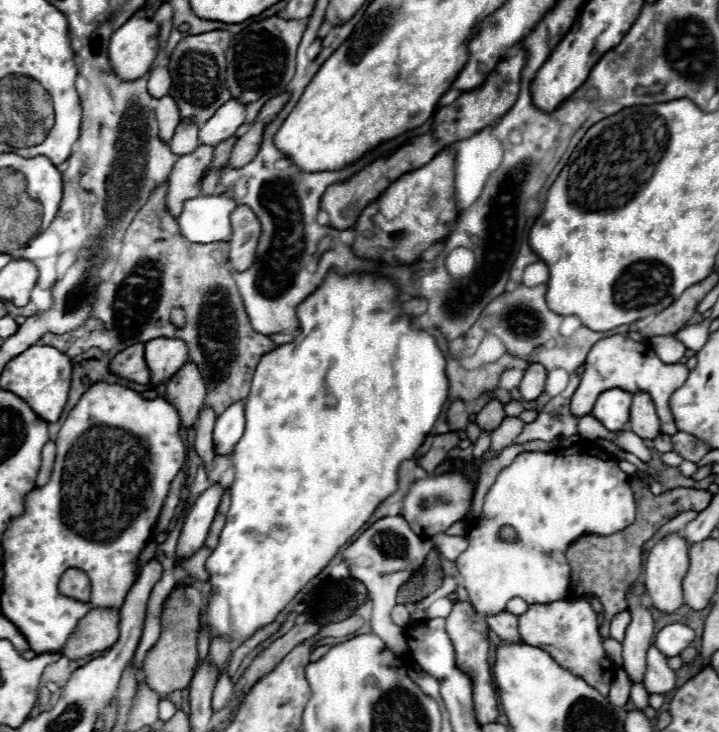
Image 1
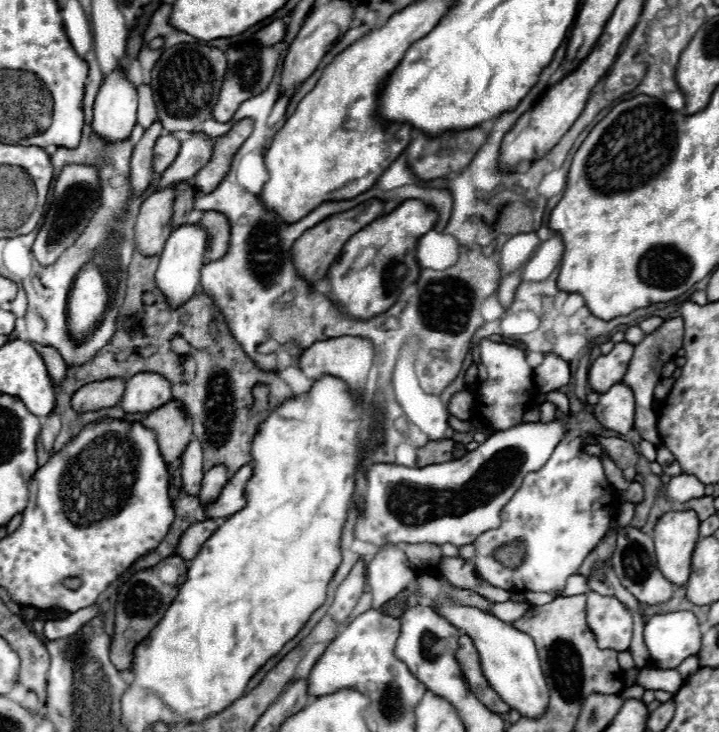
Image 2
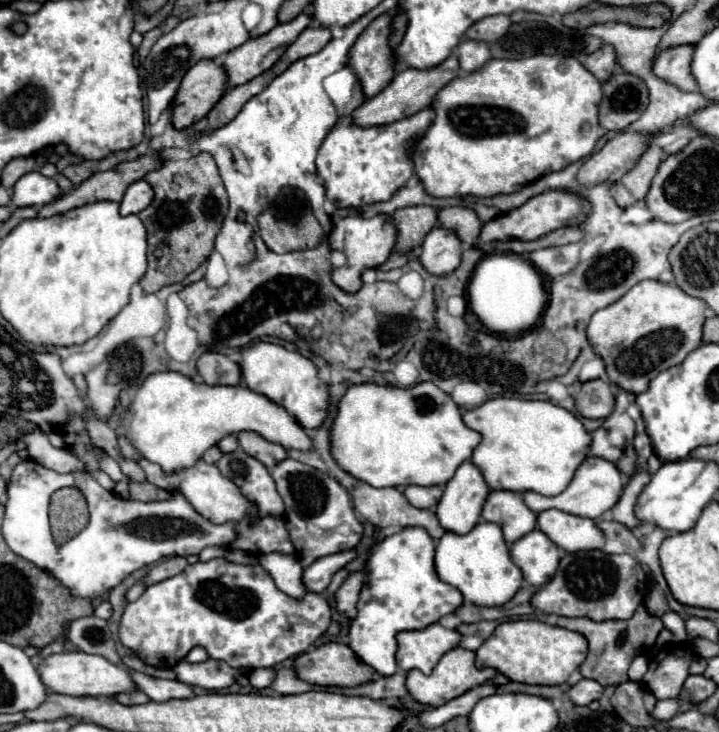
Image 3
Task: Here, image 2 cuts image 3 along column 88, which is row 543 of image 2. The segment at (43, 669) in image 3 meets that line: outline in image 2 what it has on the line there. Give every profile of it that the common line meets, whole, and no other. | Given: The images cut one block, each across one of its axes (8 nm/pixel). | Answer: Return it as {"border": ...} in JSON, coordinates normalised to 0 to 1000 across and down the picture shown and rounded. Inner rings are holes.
{"border":[[[965,697],[926,699],[910,719],[915,776],[943,801],[957,795],[960,765],[971,740],[971,719],[974,710]]]}

